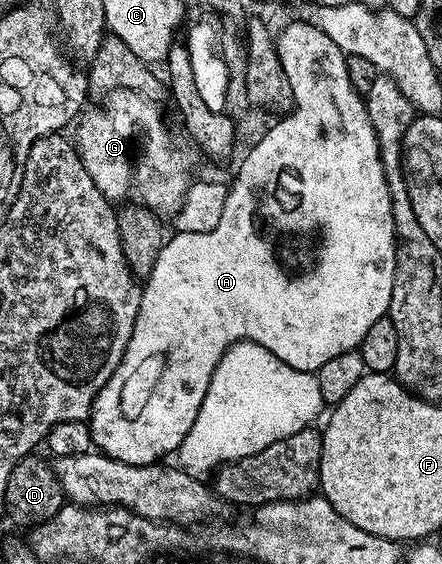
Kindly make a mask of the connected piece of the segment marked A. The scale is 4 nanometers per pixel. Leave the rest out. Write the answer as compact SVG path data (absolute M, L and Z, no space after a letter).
M299 19L299 21L293 22L292 25L285 26L283 30L278 30L275 46L277 47L277 55L283 58L285 75L289 75L289 87L293 94L293 108L286 115L280 116L283 118L244 155L243 162L240 163L239 170L235 173L235 178L229 181L225 207L221 213L221 223L217 223L217 227L213 227L213 231L175 233L164 240L161 255L157 255L157 263L153 263L153 271L145 278L145 284L142 286L143 294L141 295L141 303L137 311L133 335L125 347L125 355L121 359L117 371L113 371L113 375L105 383L105 387L101 387L101 391L95 397L95 402L91 404L89 424L91 426L92 446L98 452L106 455L106 457L112 457L126 465L154 465L162 462L164 459L170 458L167 456L170 453L172 456L178 450L179 444L185 439L185 435L189 435L189 427L193 427L193 423L197 419L197 411L201 411L201 403L205 403L205 391L209 391L209 383L213 379L213 371L217 371L217 363L221 363L221 355L225 355L225 351L230 345L236 345L239 341L252 341L261 347L265 347L265 351L273 351L273 355L277 355L277 359L281 359L281 363L285 363L297 371L315 373L317 369L321 368L323 363L328 363L329 359L334 359L337 355L341 355L343 352L349 352L351 349L358 349L361 339L365 339L365 331L369 331L369 327L373 327L373 323L377 323L377 319L388 316L391 307L391 296L393 295L393 275L395 274L395 224L393 223L393 207L389 203L389 187L385 183L385 171L381 167L381 155L377 147L377 135L373 131L373 125L369 123L369 115L367 114L367 106L364 98L359 96L349 81L347 58L339 50L337 43L333 43L333 39L329 39L329 35L325 35L325 31L313 27L305 19Z

